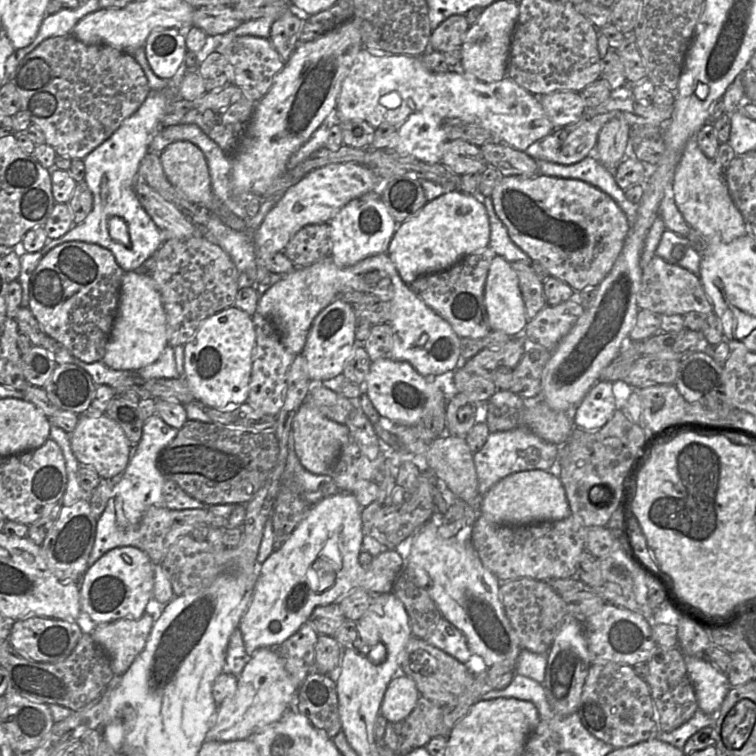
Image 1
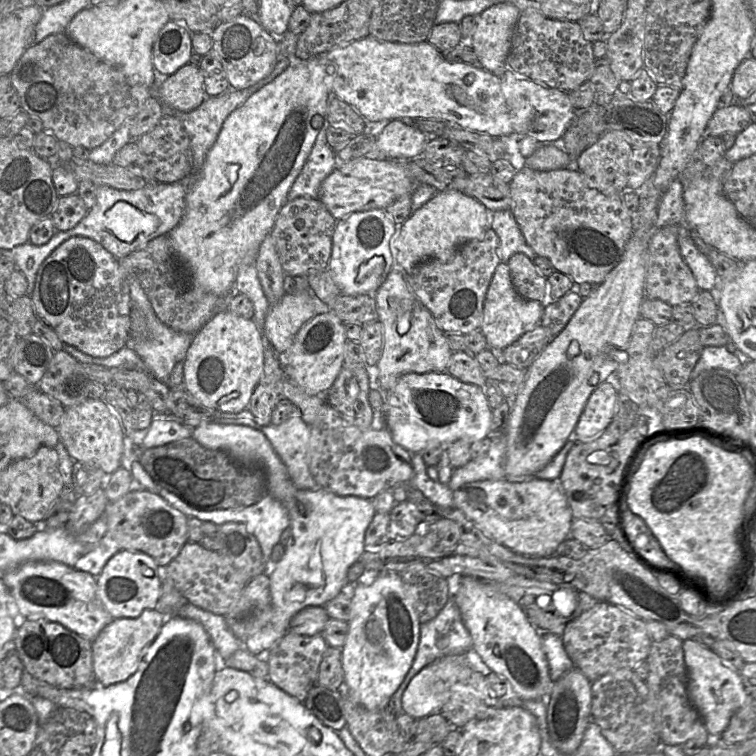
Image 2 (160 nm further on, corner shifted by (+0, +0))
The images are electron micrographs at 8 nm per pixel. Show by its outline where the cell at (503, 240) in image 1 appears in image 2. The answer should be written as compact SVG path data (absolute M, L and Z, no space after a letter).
M509 210L495 211L490 214L489 227L499 238L499 259L507 263L513 254L524 254L530 260L537 255L526 243L525 238Z

